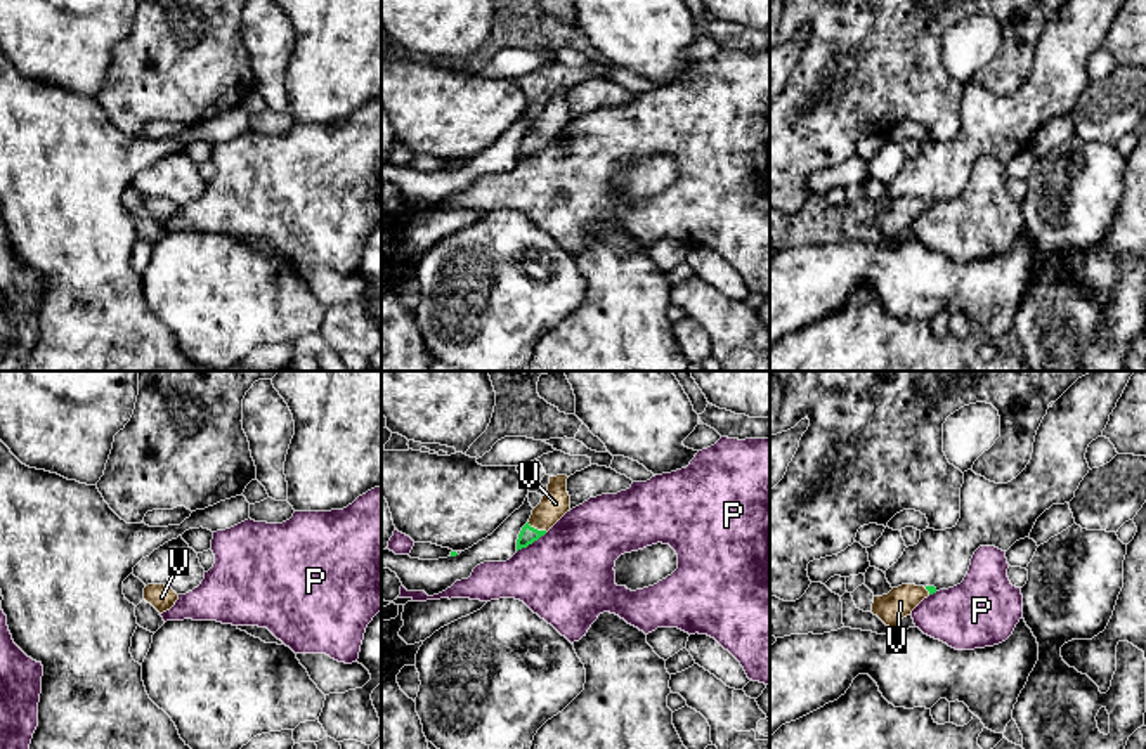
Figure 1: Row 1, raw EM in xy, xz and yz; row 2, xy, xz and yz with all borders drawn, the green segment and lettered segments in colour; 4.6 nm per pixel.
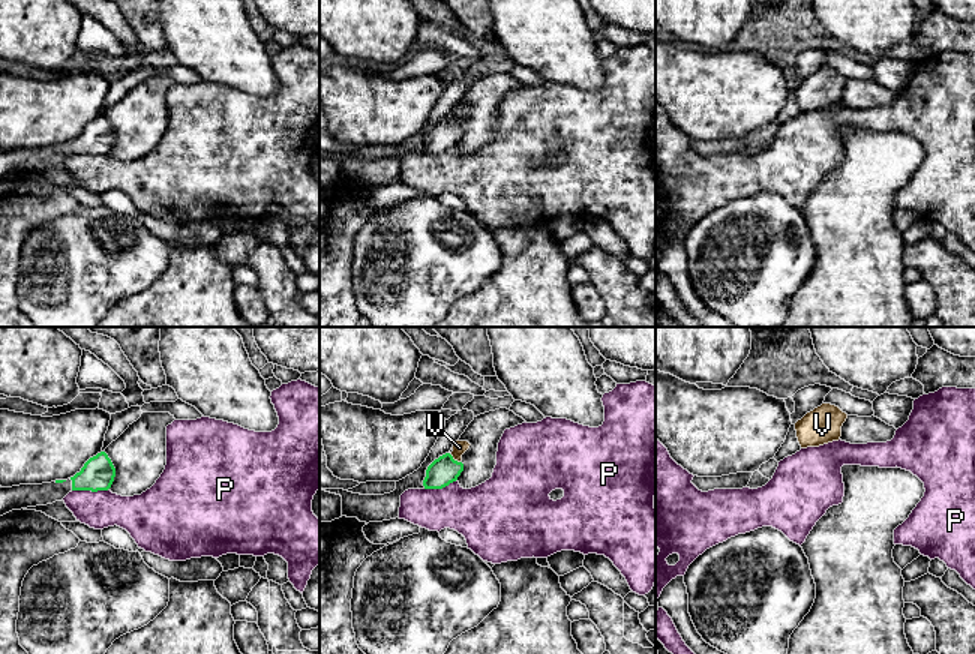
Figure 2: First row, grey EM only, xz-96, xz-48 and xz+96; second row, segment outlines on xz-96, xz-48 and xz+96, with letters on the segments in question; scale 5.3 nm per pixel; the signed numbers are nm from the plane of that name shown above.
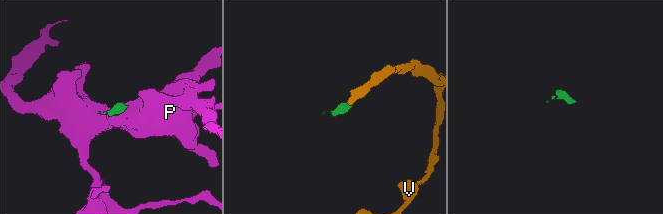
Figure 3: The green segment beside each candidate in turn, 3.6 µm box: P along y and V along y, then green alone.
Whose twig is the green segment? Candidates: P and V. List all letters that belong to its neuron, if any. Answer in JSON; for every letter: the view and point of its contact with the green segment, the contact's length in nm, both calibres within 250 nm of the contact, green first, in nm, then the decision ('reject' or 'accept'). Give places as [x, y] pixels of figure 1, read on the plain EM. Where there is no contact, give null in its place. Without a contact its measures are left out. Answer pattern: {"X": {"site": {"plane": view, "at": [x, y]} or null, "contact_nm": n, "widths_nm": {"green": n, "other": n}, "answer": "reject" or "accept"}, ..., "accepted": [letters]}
{"P": {"site": {"plane": "xz", "at": [531, 155]}, "contact_nm": 170, "widths_nm": {"green": 80, "other": 440}, "answer": "reject"}, "V": {"site": {"plane": "xz", "at": [536, 141]}, "contact_nm": 100, "widths_nm": {"green": 80, "other": 140}, "answer": "accept"}, "accepted": ["V"]}

